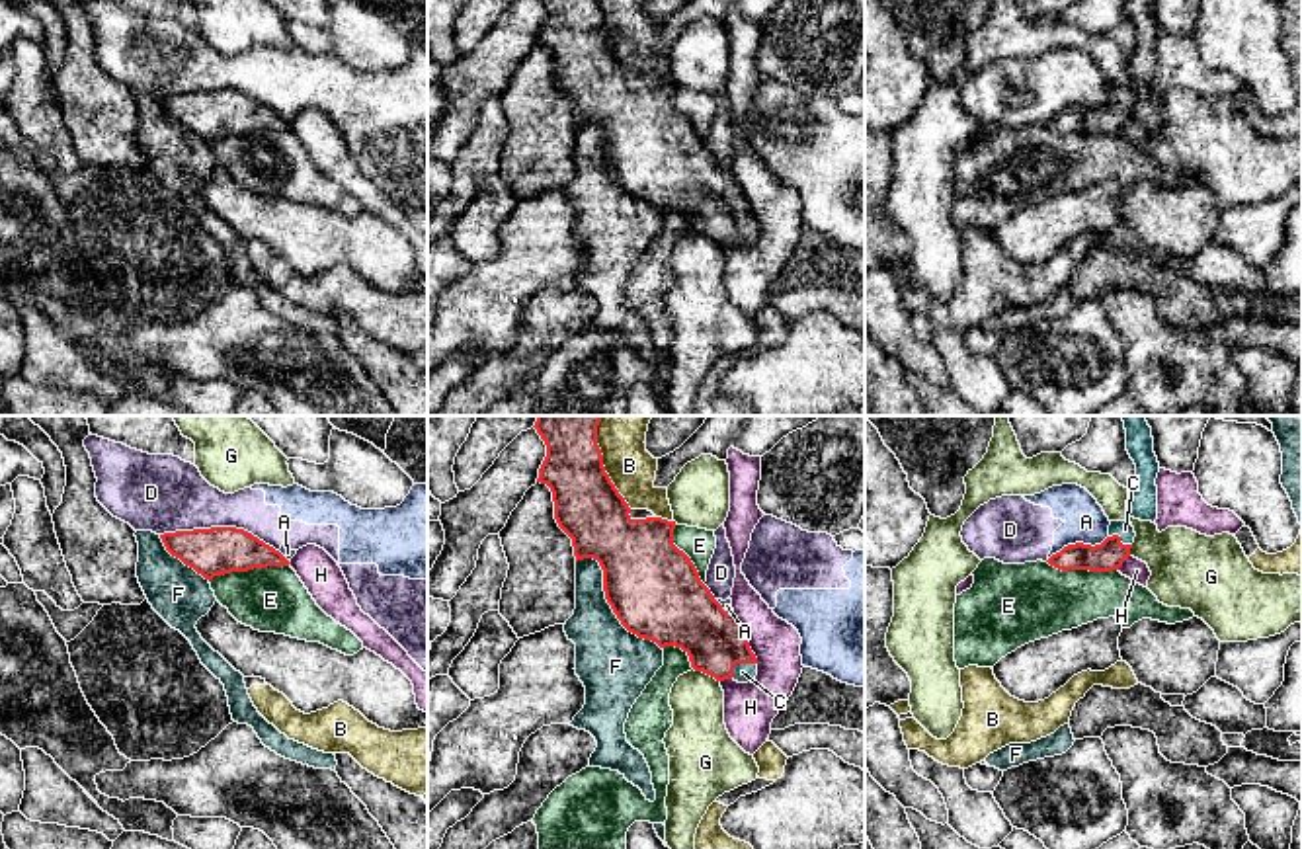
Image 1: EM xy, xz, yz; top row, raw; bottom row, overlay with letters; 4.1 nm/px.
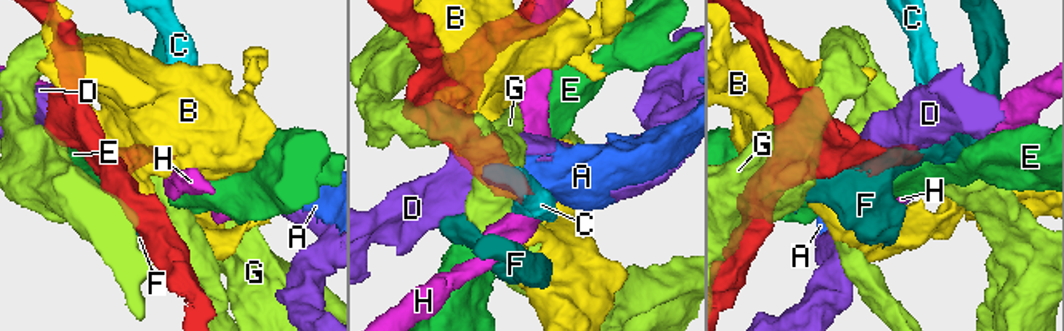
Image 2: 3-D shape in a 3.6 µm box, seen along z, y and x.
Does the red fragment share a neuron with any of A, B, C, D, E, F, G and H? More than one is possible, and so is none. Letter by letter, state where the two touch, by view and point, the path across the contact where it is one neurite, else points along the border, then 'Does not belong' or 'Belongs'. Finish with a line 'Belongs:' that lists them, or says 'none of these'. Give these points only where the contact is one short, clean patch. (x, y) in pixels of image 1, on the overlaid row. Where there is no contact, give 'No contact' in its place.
A: Touches red at yz (1078, 543). Boundary: yz (1107, 535), (1094, 545), (1068, 543), (1049, 559). Does not belong
B: Touches red at xz (602, 463). Does not belong
C: Touches red at xz (738, 662). Path across: xz (693, 621), (738, 662), (742, 672). Belongs
D: Touches red at xy (219, 527). Does not belong
E: Touches red at xy (248, 568). Does not belong
F: Touches red at xz (608, 602). Does not belong
G: Touches red at xz (707, 674). Does not belong
H: Touches red at xz (746, 639). Boundary: xz (732, 613), (758, 662). Does not belong
Belongs: C

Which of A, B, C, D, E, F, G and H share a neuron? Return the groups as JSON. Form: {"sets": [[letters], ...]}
{"sets": [["A", "D"], ["B"], ["C"], ["E"], ["F"], ["G"], ["H"]]}

